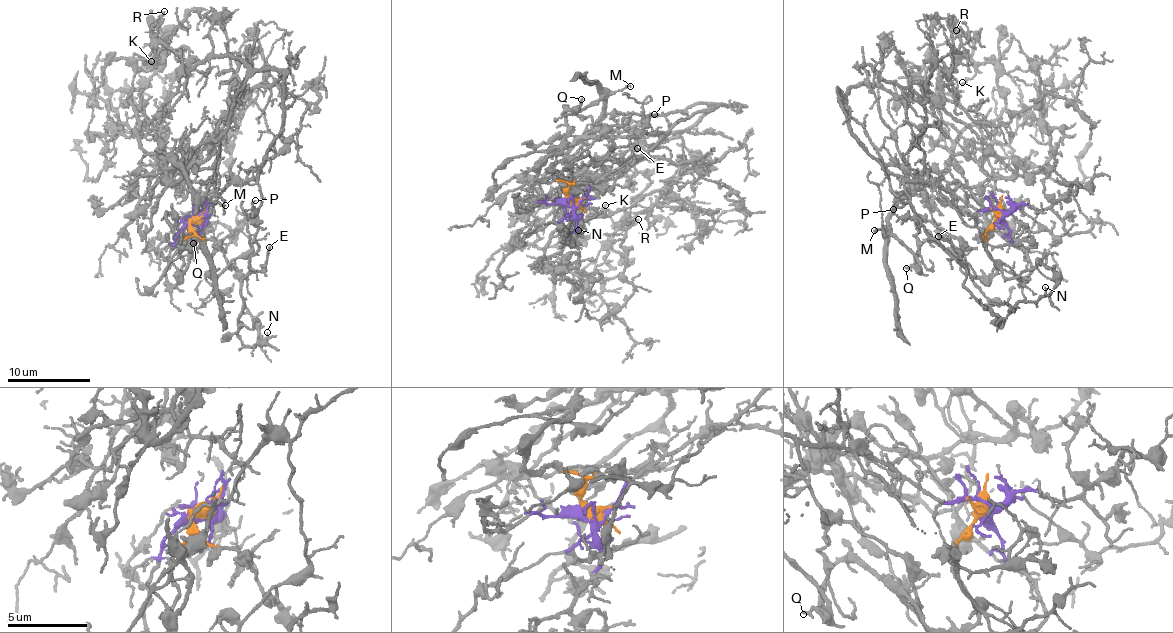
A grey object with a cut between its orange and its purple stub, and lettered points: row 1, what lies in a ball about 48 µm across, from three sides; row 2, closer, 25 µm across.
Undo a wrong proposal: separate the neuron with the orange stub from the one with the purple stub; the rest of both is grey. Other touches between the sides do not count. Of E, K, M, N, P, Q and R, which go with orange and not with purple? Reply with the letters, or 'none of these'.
M, Q

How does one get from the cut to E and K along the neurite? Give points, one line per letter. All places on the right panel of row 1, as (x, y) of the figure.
E: (998, 214), (909, 179), (904, 182), (916, 220), (957, 259), (960, 251), (937, 235)
K: (998, 214), (894, 176), (837, 91), (919, 100), (926, 70), (964, 56), (976, 72), (961, 83)

